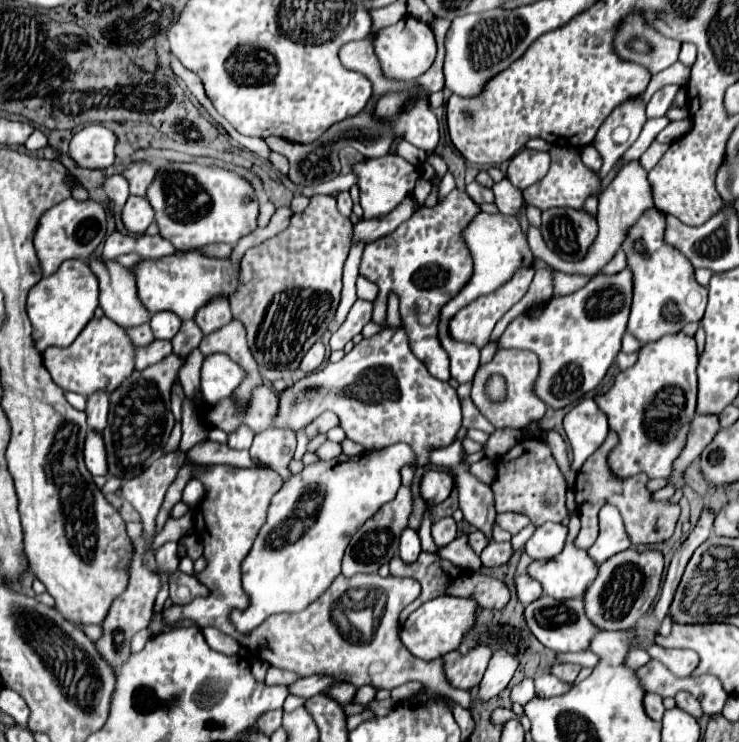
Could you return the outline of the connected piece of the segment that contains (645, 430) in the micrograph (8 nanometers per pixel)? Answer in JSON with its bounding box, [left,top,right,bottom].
[595,332,697,478]

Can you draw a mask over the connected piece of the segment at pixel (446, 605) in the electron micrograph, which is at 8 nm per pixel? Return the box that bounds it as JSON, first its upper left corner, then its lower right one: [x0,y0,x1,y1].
[399,596,477,662]

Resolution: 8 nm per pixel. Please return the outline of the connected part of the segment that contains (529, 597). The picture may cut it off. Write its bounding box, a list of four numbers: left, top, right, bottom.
[515,574,541,606]

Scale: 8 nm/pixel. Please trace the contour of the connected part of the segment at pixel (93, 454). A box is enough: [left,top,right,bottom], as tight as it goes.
[85,434,107,476]

